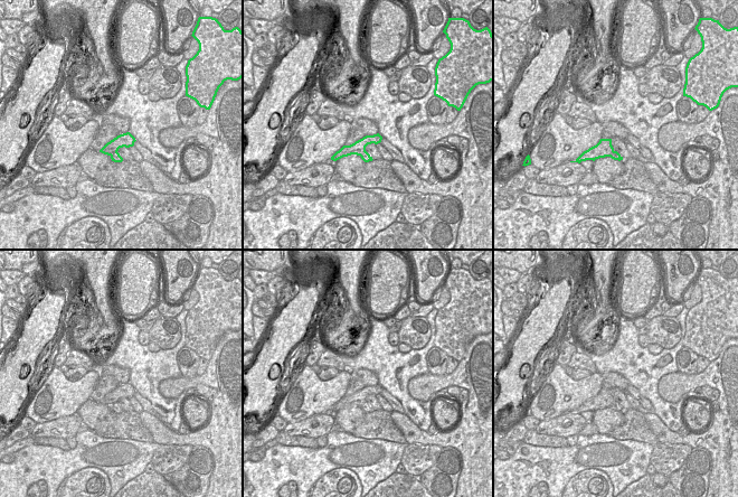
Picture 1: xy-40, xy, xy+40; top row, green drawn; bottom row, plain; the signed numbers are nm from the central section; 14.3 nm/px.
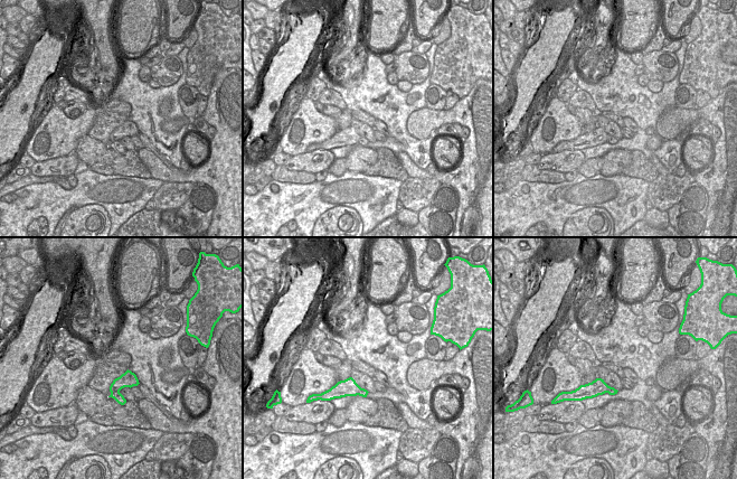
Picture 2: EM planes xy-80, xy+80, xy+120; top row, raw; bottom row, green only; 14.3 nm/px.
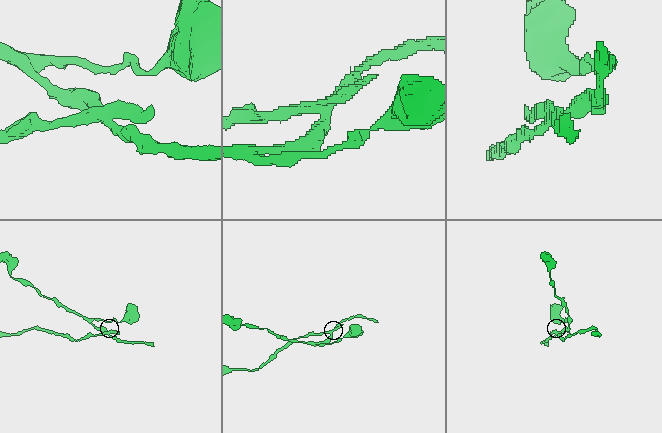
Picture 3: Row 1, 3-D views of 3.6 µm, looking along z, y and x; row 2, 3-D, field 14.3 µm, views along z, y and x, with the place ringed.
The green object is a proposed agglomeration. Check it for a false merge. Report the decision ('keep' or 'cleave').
cleave

